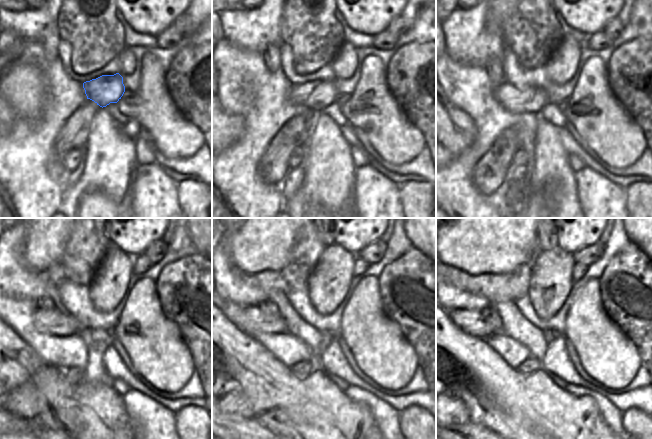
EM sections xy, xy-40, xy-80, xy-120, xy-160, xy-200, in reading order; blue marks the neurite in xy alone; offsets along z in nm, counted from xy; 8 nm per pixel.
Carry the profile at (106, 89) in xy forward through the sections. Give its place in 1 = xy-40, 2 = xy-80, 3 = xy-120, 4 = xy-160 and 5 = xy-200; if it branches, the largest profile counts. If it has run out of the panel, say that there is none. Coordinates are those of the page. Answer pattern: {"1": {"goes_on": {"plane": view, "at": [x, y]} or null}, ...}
{"1": {"goes_on": {"plane": "xy-40", "at": [317, 95]}}, "2": {"goes_on": {"plane": "xy-80", "at": [532, 100]}}, "3": {"goes_on": {"plane": "xy-120", "at": [47, 319]}}, "4": {"goes_on": {"plane": "xy-160", "at": [264, 318]}}, "5": {"goes_on": {"plane": "xy-200", "at": [483, 323]}}}

